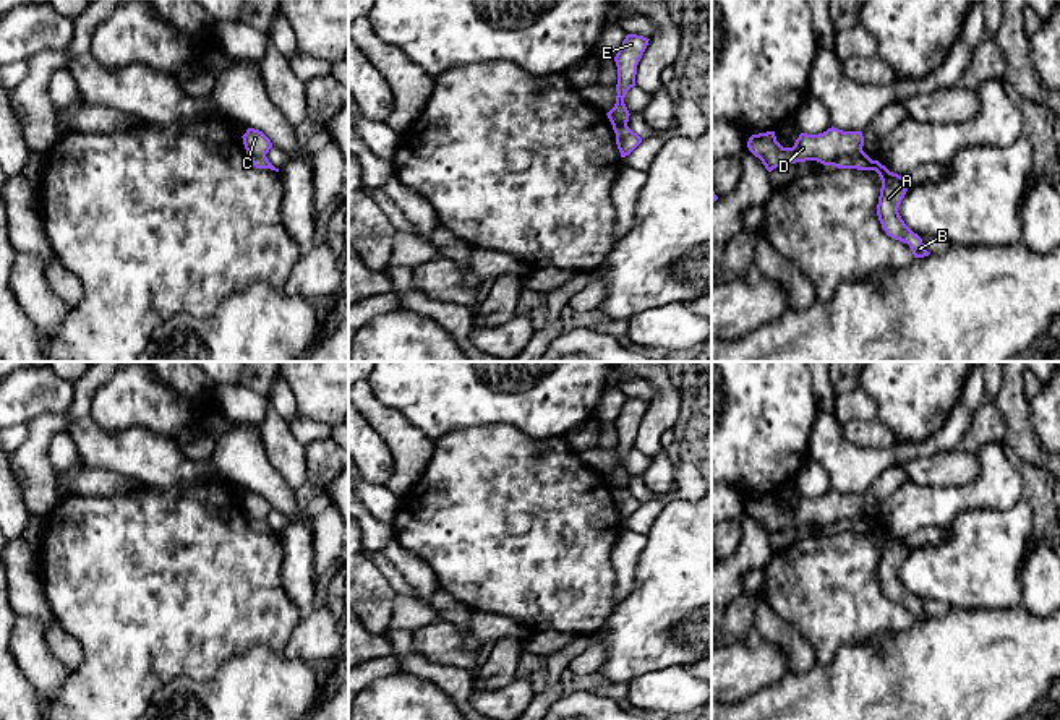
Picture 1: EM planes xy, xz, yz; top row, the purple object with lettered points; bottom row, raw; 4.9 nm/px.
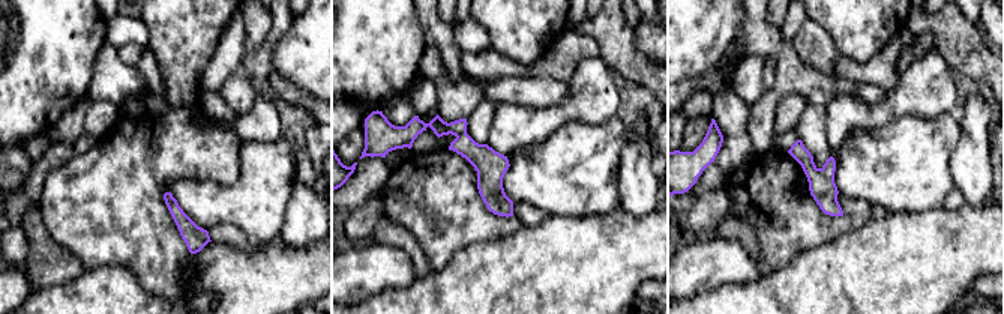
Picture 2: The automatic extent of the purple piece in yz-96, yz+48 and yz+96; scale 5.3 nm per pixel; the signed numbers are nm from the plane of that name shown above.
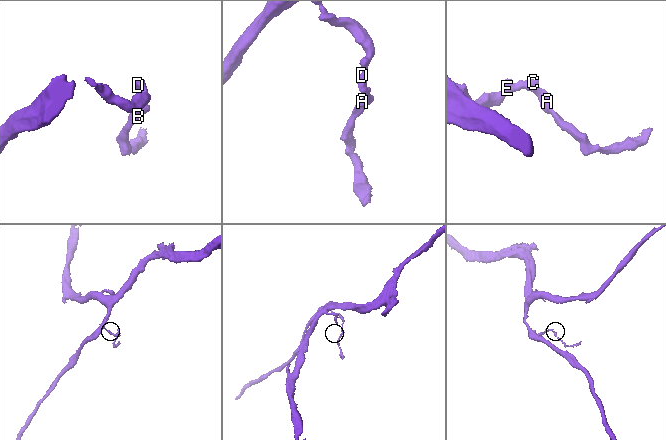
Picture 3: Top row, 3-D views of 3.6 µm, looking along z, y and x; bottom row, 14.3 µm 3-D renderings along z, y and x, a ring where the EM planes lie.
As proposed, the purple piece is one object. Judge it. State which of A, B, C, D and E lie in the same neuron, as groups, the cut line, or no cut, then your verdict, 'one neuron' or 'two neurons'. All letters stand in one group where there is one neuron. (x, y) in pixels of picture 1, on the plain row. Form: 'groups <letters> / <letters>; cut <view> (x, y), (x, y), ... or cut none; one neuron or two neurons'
groups A B / C D E; cut yz (863, 514), (840, 519), (832, 527); two neurons

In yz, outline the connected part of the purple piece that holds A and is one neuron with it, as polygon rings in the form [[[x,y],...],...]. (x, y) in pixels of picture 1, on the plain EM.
[[[864,514],[840,521],[833,530],[838,532],[857,532],[857,534],[875,534],[882,543],[877,579],[882,587],[882,592],[888,600],[908,606],[914,621],[924,621],[930,616],[924,611],[922,602],[914,597],[901,582],[898,571],[901,563],[908,555],[908,545],[898,538],[890,535],[878,524],[872,524]]]

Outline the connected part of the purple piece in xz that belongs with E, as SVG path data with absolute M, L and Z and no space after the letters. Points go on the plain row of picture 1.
M627 397L614 420L618 430L618 459L614 470L606 477L614 496L618 496L621 490L627 490L630 477L624 467L624 461L627 454L635 449L637 428L648 409L648 404L650 402L643 399Z

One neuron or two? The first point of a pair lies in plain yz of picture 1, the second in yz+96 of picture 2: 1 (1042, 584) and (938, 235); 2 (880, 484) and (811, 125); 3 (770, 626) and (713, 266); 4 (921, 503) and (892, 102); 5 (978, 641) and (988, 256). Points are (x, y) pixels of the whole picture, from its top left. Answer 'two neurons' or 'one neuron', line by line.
1: two neurons
2: one neuron
3: two neurons
4: one neuron
5: one neuron

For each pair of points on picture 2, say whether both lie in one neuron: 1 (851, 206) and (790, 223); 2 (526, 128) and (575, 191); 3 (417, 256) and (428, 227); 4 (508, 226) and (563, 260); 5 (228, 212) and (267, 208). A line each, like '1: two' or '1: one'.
1: two
2: two
3: two
4: two
5: one

